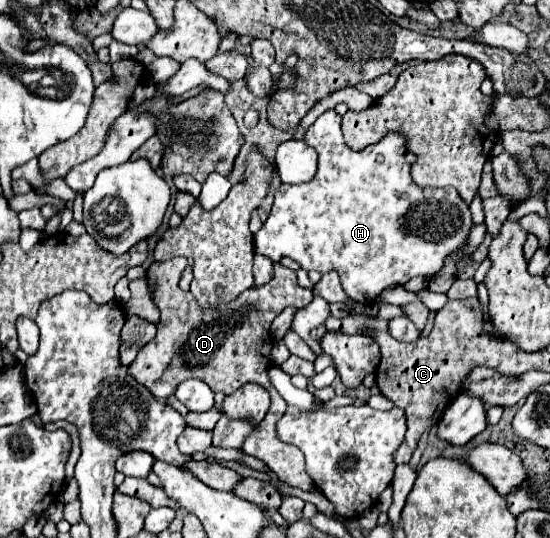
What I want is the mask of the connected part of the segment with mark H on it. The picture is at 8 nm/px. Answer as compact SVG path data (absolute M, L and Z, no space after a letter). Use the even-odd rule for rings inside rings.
M330 109L322 113L308 129L304 141L318 153L318 171L308 183L282 183L274 193L272 211L254 235L254 251L278 263L282 257L294 259L304 271L316 269L320 273L338 271L342 289L358 303L372 303L386 287L406 285L412 277L432 277L444 265L444 257L456 253L464 245L472 227L470 209L462 203L458 191L452 187L418 189L410 177L406 163L406 139L398 131L390 131L378 143L362 151L352 151L340 131L340 115Z

